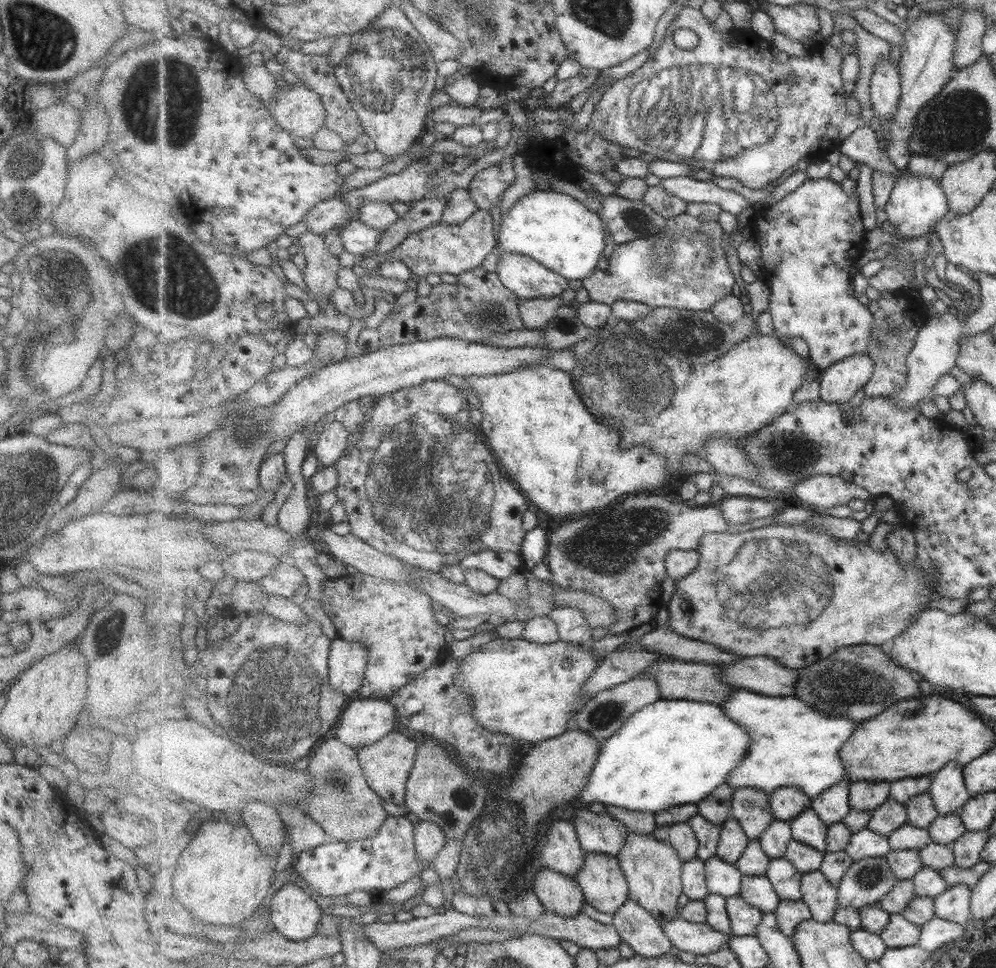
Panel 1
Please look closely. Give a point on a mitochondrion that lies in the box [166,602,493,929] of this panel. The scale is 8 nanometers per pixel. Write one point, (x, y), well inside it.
(281, 707)

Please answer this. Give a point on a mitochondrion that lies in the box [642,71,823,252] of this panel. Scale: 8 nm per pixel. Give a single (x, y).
(688, 143)

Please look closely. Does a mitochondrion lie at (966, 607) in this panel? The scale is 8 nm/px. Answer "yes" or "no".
no

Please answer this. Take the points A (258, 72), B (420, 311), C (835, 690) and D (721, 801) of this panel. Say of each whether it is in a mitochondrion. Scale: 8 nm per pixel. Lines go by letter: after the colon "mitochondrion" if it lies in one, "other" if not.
A: other
B: other
C: mitochondrion
D: other

